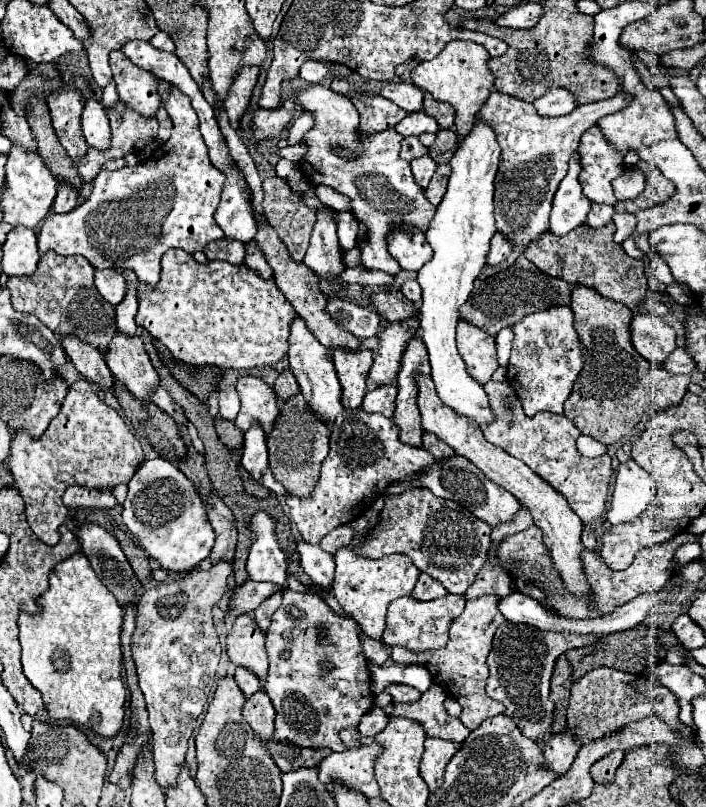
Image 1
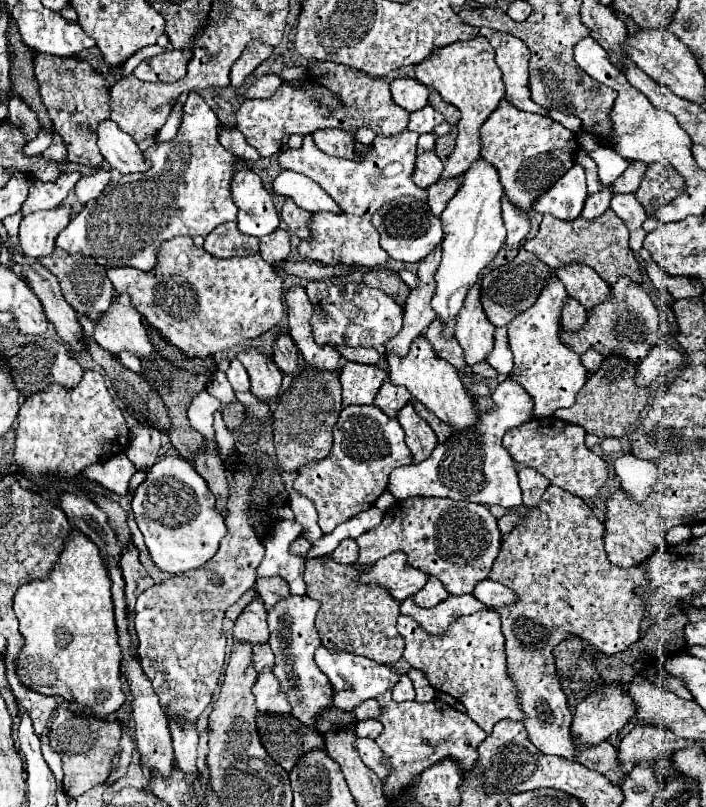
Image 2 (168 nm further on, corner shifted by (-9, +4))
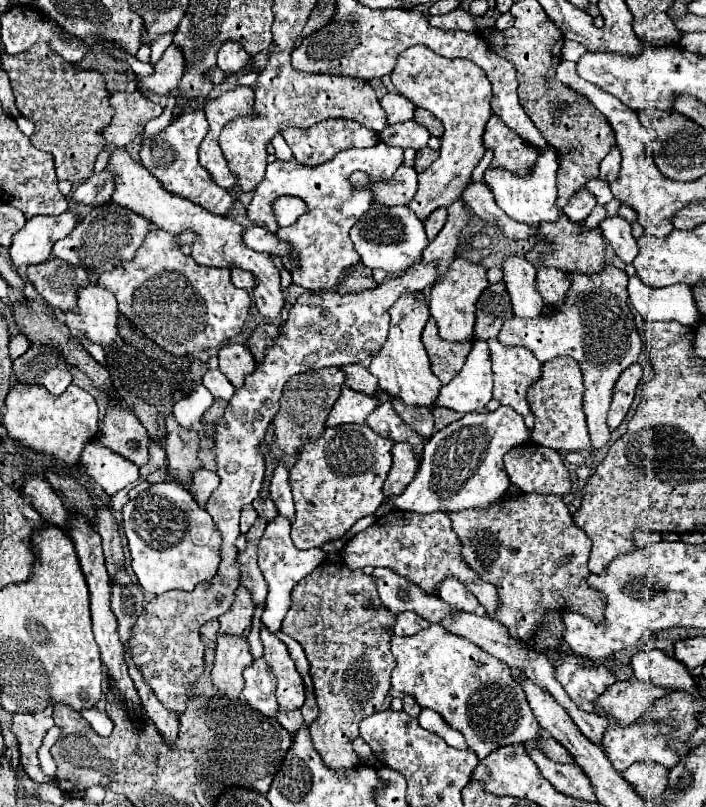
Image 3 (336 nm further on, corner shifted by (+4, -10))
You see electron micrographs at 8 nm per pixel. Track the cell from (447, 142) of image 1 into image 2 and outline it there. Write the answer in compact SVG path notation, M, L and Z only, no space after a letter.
M452 128L446 136L440 136L438 140L436 140L436 154L438 154L438 158L440 160L446 160L450 154L452 154L452 150L454 150L454 142L456 142L456 128Z

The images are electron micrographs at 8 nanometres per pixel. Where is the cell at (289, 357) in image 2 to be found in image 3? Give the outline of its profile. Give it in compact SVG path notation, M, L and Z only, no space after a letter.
M271 322L269 324L259 324L253 330L253 334L249 338L249 350L251 350L251 354L253 354L253 358L257 362L263 360L265 350L273 344L273 340L277 338L277 334L279 334L279 328L275 324L271 324Z

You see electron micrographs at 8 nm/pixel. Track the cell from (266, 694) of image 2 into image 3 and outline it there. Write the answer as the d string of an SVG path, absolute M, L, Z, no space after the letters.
M263 658L253 660L253 664L249 668L245 668L245 672L243 672L243 680L245 680L243 698L249 702L249 706L253 706L255 710L259 710L265 716L275 718L279 704L275 700L273 672L269 670L267 662Z

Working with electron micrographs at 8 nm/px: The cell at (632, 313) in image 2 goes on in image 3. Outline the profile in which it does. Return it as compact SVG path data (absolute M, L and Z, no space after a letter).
M605 266L607 268L591 276L581 272L569 272L567 278L571 286L565 294L565 302L561 308L549 308L547 314L541 314L531 320L513 316L511 320L505 320L501 334L497 336L499 342L509 348L529 348L541 364L557 356L569 356L581 364L585 382L583 412L587 416L587 428L593 450L599 450L609 442L611 432L605 418L611 404L613 386L619 374L627 366L637 362L643 348L633 314L627 304L627 274L617 266Z

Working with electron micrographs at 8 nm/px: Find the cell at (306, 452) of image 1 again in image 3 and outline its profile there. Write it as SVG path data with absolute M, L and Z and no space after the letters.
M319 368L319 370L309 370L303 374L293 376L285 388L283 396L279 400L279 412L273 418L275 426L275 440L279 448L289 456L301 450L305 440L317 440L317 436L325 430L325 420L327 414L331 412L331 406L339 398L339 388L345 384L345 372L341 368Z

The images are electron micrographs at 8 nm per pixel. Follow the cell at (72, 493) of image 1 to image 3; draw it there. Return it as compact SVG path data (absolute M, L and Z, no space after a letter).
M93 440L85 446L85 452L81 454L81 464L109 496L117 494L129 484L133 486L139 480L137 464L117 456L117 452L109 452L109 448L105 448L99 440Z

